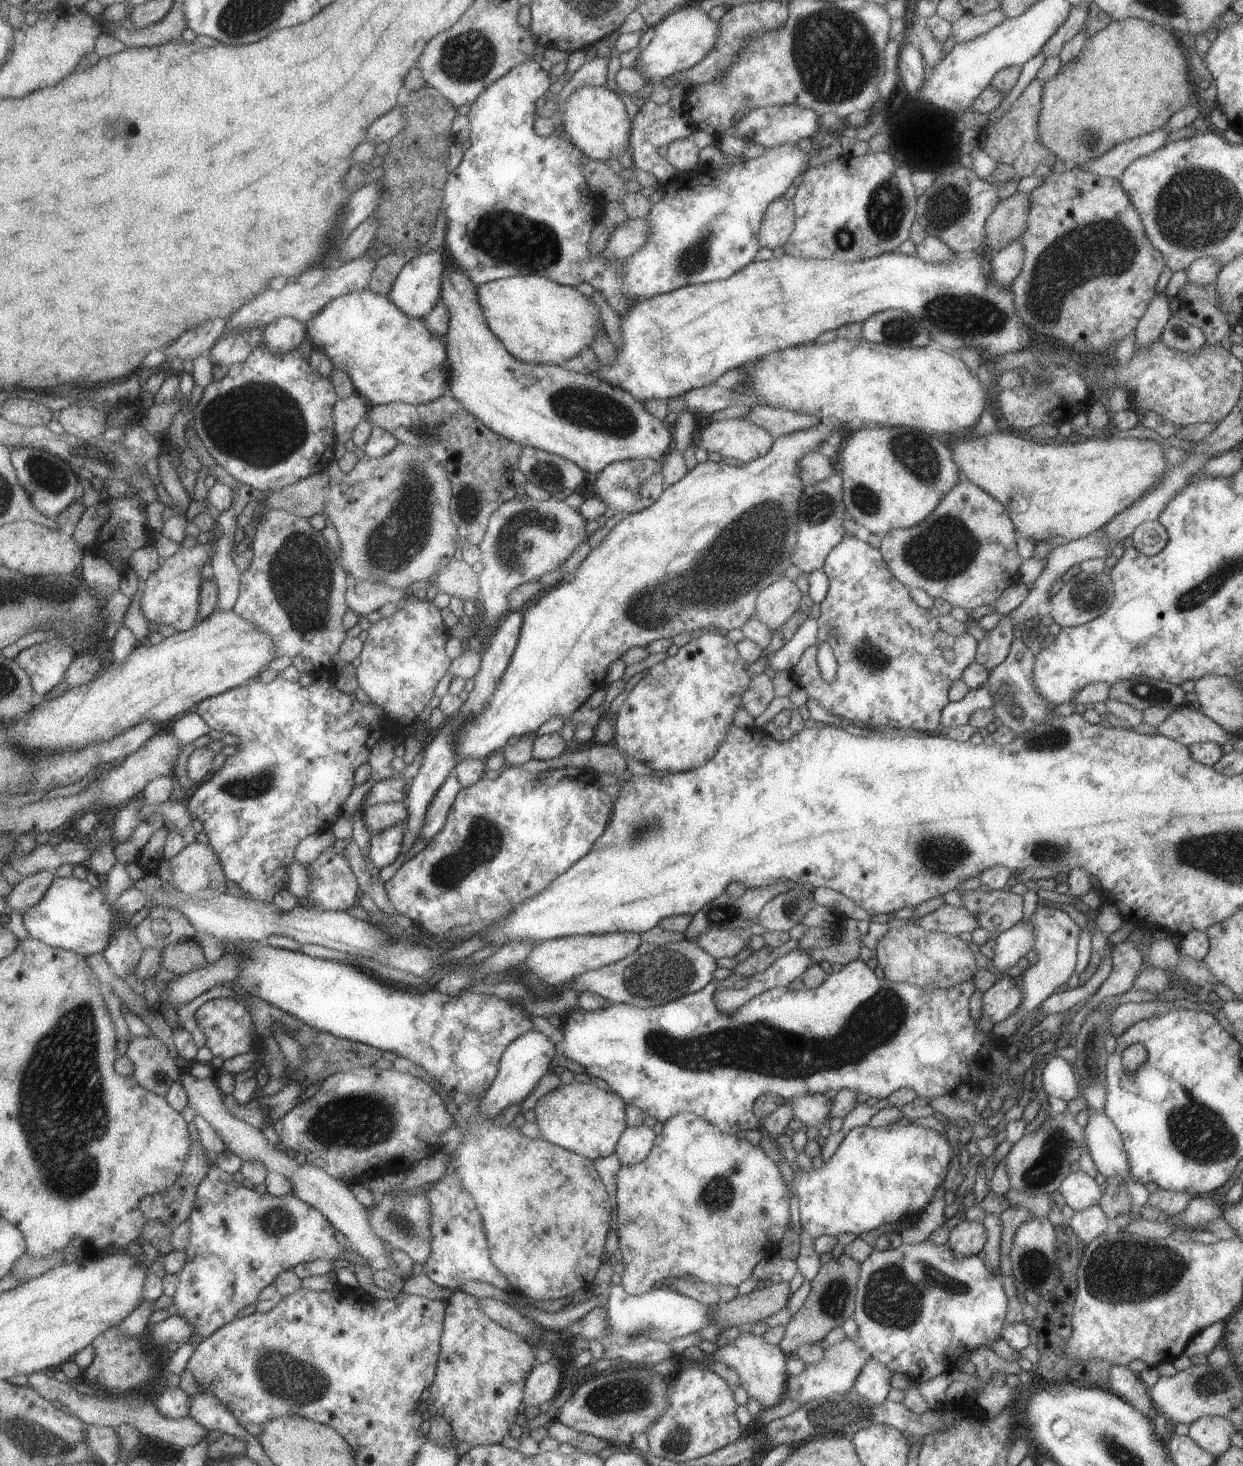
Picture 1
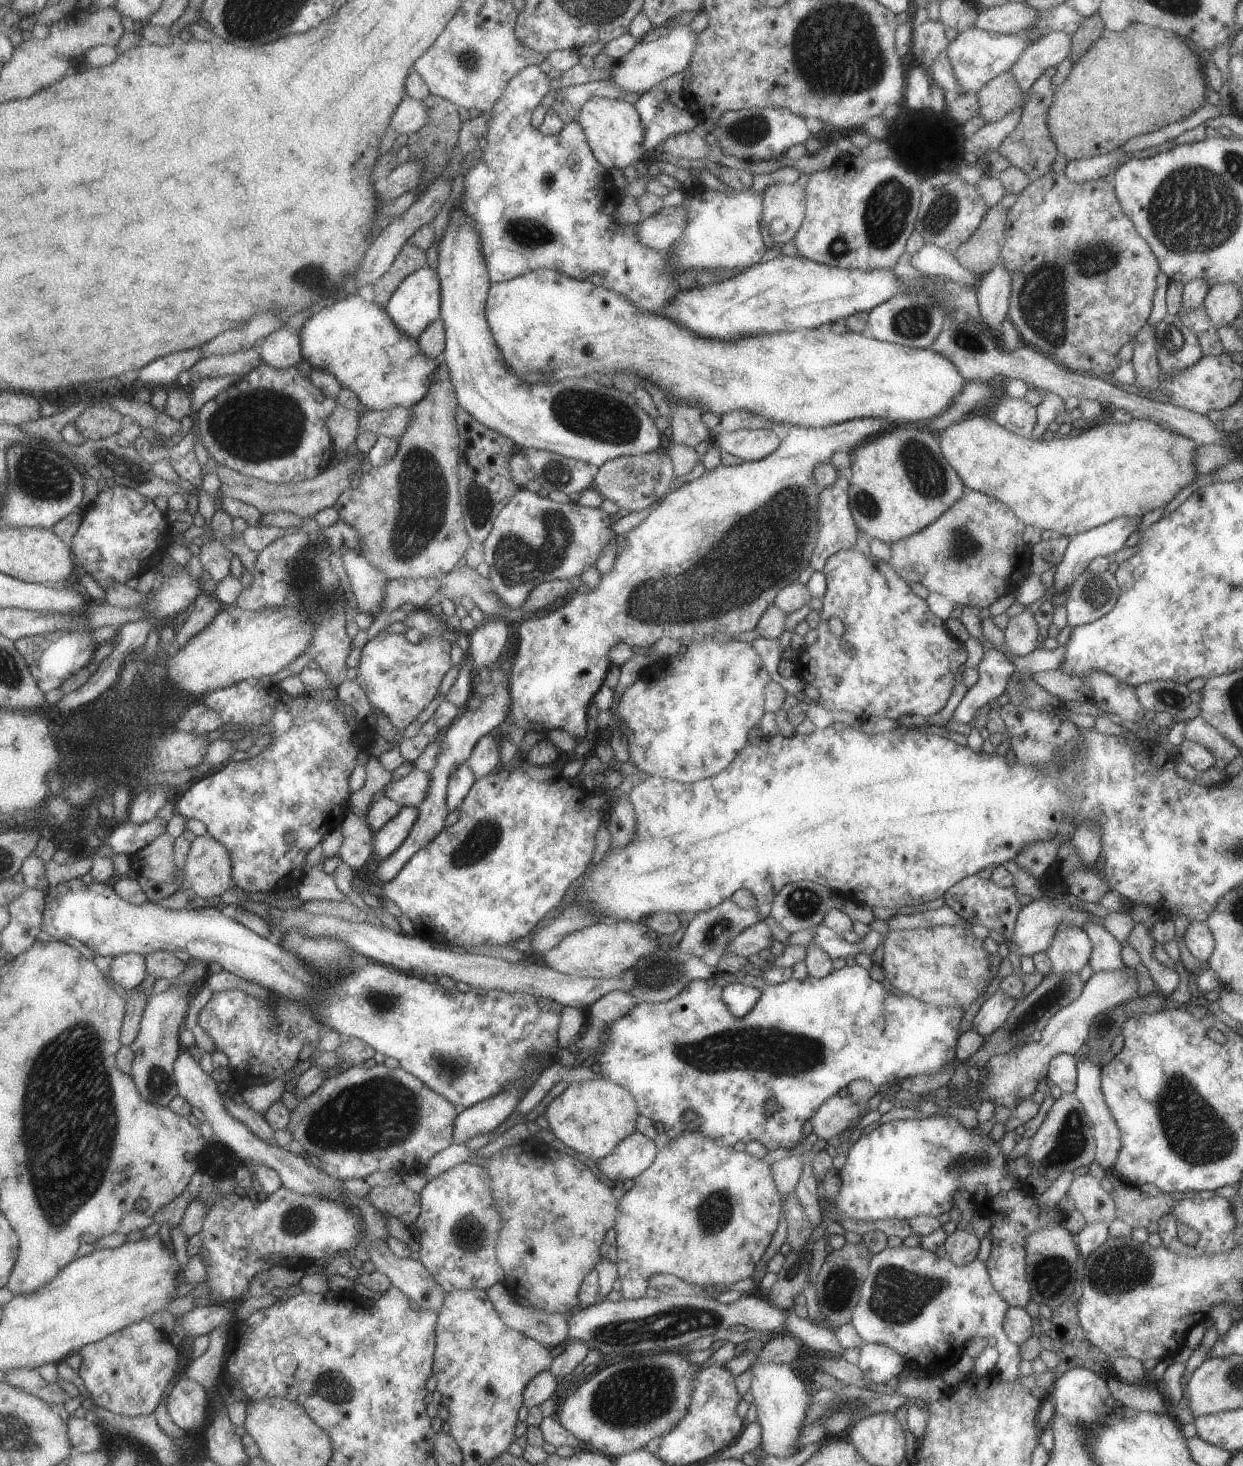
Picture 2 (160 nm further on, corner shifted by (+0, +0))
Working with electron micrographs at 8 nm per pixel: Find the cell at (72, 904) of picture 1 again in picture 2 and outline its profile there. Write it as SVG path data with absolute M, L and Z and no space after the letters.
M80 877L74 878L69 882L63 883L62 885L51 887L49 890L49 903L46 906L44 912L44 930L53 938L52 940L66 942L67 939L79 939L84 942L89 948L92 948L95 953L101 953L103 956L116 957L125 953L137 953L142 954L144 957L157 951L171 951L180 950L186 951L193 959L199 961L205 961L207 964L213 964L217 962L224 970L234 973L235 975L243 978L244 980L258 984L261 987L271 991L271 994L275 993L280 997L286 999L293 999L294 1001L303 1001L308 1005L311 1005L316 1012L316 1017L321 1019L328 1029L335 1030L342 1034L344 1038L357 1037L365 1042L368 1042L376 1051L382 1053L385 1056L391 1056L395 1058L400 1066L408 1070L411 1074L419 1077L427 1086L430 1086L435 1092L446 1096L451 1104L455 1106L463 1106L463 1108L473 1107L475 1103L481 1102L482 1100L489 1099L493 1095L499 1094L507 1085L520 1085L523 1087L523 1094L531 1088L535 1079L538 1078L540 1072L544 1069L543 1065L540 1065L536 1059L540 1057L547 1058L547 1065L550 1061L553 1061L553 1055L557 1050L557 1028L559 1026L559 1017L561 1016L562 1006L559 1003L553 1002L552 1000L543 997L534 997L527 993L508 993L499 989L473 989L471 988L466 993L456 990L454 987L446 989L439 981L427 982L423 977L415 976L391 965L386 965L379 962L368 962L364 967L357 968L351 975L344 979L338 979L337 981L329 981L326 976L319 975L310 965L303 962L300 957L292 952L289 952L283 945L271 942L271 938L263 938L249 930L247 926L243 926L241 922L225 916L221 912L221 906L218 907L199 907L197 909L167 909L160 906L158 903L151 903L149 901L143 904L136 905L128 900L125 900L119 893L114 889L114 886L109 884L97 883L85 884Z

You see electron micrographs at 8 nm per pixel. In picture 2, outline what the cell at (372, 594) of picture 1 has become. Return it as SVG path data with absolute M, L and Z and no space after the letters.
M437 577L393 579L387 585L382 605L387 614L407 603L416 604L419 608L427 607L427 602L437 596L440 588Z

